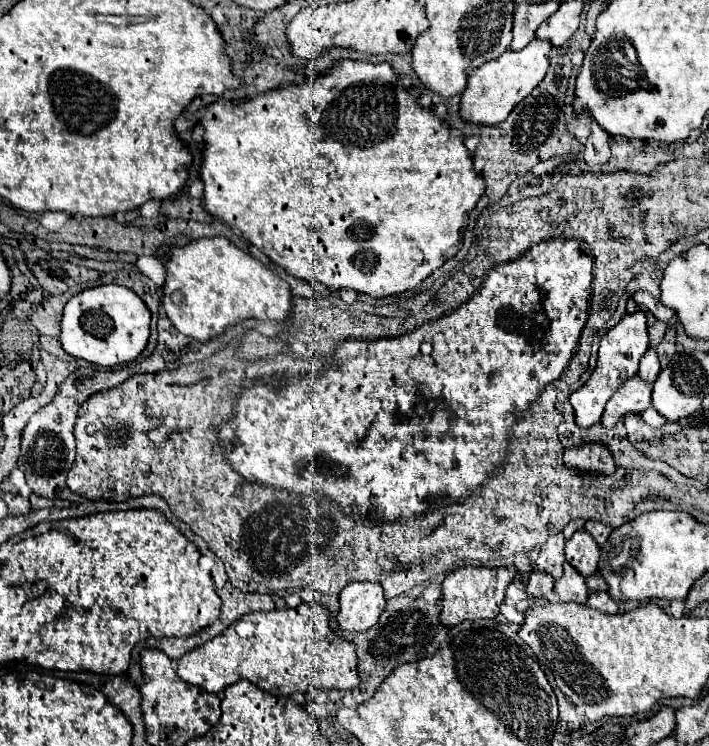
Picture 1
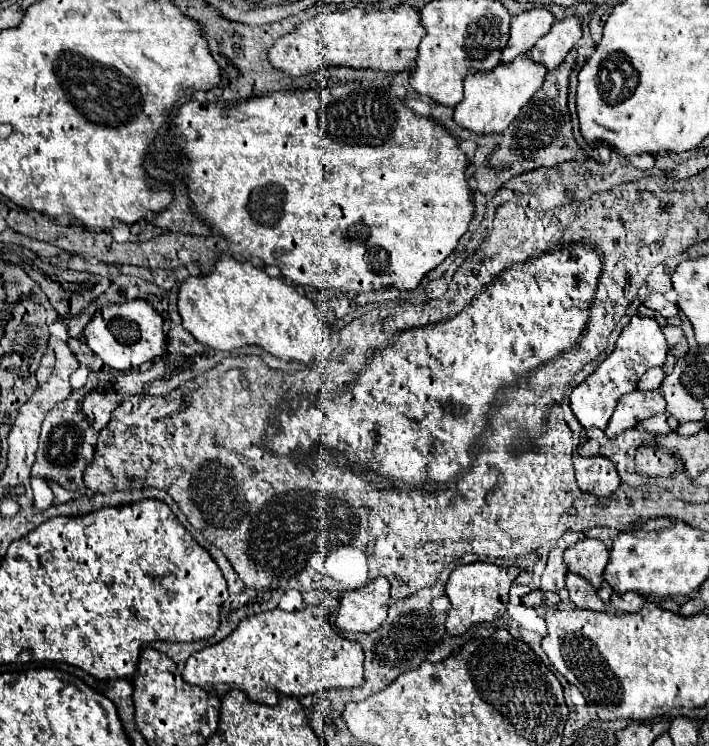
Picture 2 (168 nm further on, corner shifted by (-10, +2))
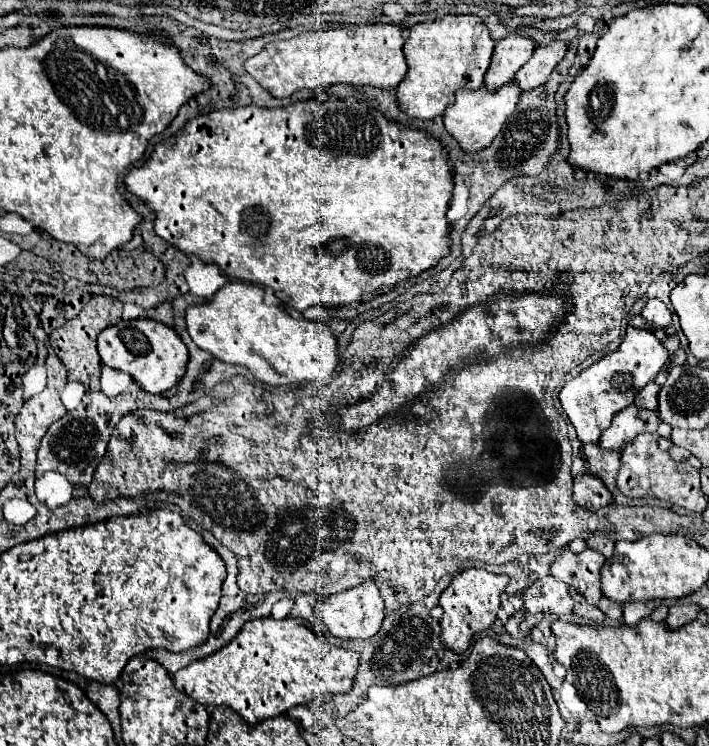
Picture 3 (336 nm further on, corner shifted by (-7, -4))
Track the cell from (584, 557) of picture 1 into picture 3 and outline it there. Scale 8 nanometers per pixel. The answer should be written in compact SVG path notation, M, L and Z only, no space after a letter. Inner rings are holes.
M569 549L561 551L551 563L553 577L575 587L591 605L597 605L601 599L599 571L605 563L605 557L599 551L585 549L583 553L571 553Z

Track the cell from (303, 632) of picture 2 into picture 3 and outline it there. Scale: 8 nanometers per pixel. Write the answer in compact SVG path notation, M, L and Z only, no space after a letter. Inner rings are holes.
M263 617L263 619L253 619L245 623L245 627L241 627L237 637L229 645L225 645L223 649L219 649L217 653L201 661L193 661L191 665L179 669L173 675L173 679L175 679L177 689L189 695L191 699L195 699L197 703L231 707L249 725L255 725L259 721L285 713L289 707L309 703L327 693L333 693L333 695L349 693L353 687L357 665L359 665L357 653L327 643L323 637L313 633L303 619L287 617L287 619L277 621L273 617Z

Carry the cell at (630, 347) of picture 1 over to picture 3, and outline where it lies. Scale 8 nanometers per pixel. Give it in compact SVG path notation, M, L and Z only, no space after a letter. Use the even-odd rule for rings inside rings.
M629 325L619 351L615 351L613 355L605 355L601 361L587 367L579 377L565 383L559 393L561 407L573 423L577 437L583 443L597 443L599 435L611 425L613 415L633 403L639 389L655 379L667 359L669 351L651 331L635 329Z

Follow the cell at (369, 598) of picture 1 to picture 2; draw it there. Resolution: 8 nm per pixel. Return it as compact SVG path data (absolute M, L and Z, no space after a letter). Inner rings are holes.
M376 577L368 585L346 591L340 597L336 627L346 633L372 633L380 627L388 613L390 585L384 577Z

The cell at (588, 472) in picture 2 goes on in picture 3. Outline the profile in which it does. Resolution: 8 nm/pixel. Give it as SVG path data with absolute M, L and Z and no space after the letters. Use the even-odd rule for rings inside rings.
M577 475L573 479L573 501L579 507L597 511L599 507L609 505L613 501L613 495L609 495L605 483L595 475Z

